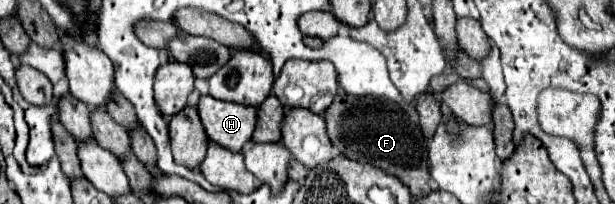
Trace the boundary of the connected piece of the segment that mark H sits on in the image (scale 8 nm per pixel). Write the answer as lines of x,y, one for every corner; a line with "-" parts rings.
201,96
197,108
209,140
231,152
241,152
243,144
251,140
257,124
257,108
219,102
213,96

